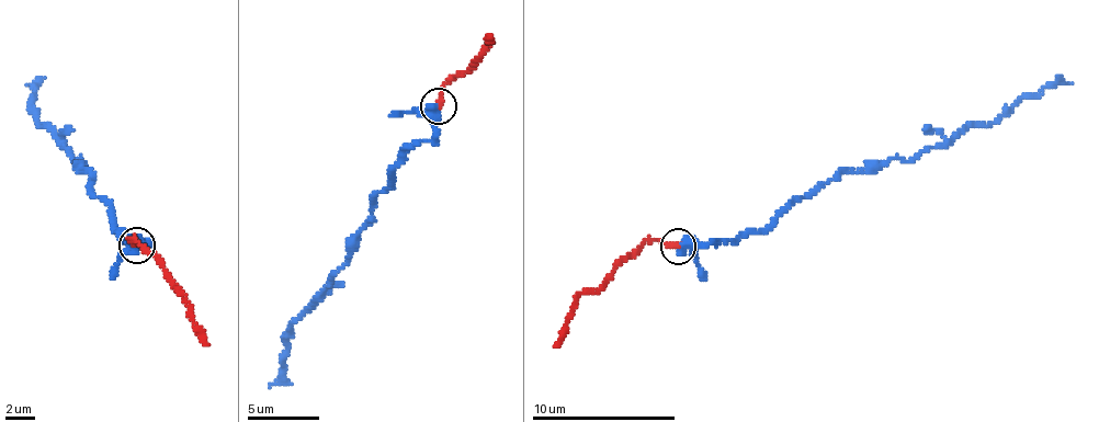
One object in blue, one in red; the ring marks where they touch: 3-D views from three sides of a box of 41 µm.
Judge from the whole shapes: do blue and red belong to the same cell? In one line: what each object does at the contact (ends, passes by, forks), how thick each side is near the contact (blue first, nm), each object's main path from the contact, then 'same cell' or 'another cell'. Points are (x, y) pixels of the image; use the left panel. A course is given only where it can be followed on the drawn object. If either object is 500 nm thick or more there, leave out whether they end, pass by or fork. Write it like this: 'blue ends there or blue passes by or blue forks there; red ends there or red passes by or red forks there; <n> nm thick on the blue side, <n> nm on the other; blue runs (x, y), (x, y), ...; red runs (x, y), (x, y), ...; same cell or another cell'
blue passes by; red ends there; 380 nm thick on the blue side, 220 nm on the other; blue runs (135, 246), (147, 246), (145, 239), (122, 239), (79, 158), (38, 127), (27, 84); red runs (135, 246), (131, 238), (139, 241), (174, 284), (207, 344); same cell

